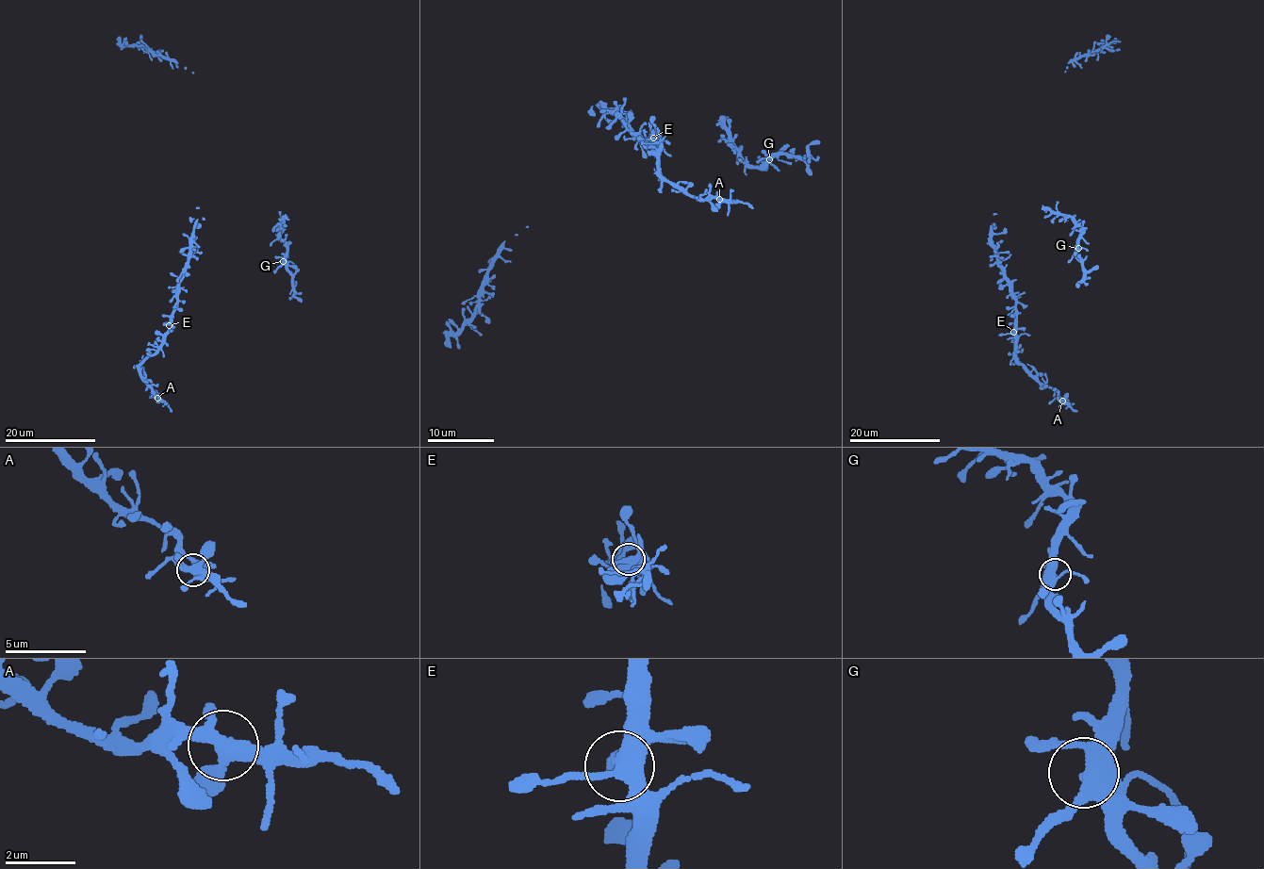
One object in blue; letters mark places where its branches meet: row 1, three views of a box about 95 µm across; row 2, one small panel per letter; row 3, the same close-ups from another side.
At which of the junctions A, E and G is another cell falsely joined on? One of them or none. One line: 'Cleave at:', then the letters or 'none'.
Cleave at: none

